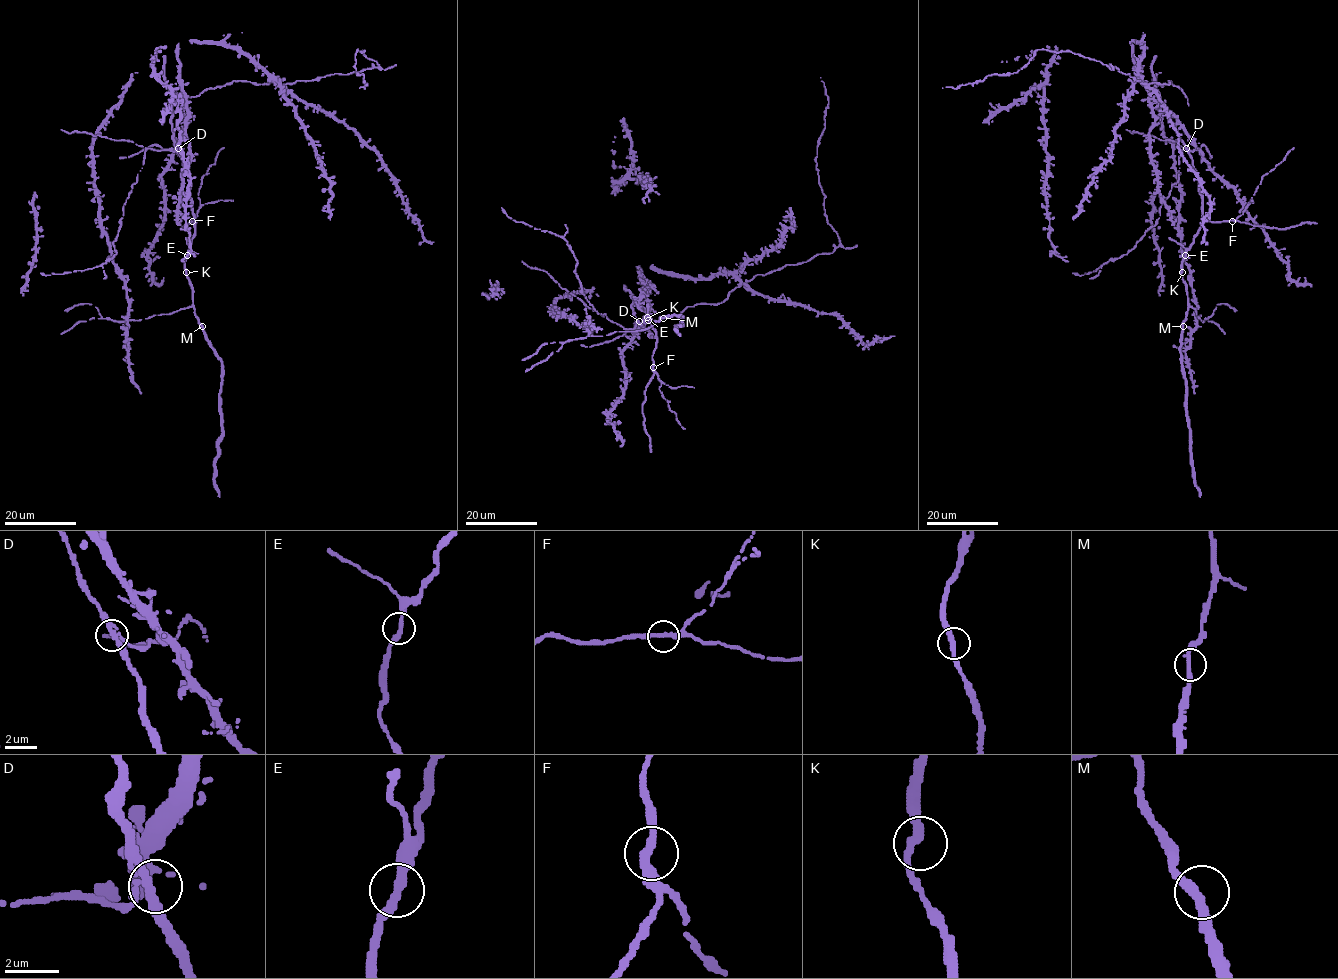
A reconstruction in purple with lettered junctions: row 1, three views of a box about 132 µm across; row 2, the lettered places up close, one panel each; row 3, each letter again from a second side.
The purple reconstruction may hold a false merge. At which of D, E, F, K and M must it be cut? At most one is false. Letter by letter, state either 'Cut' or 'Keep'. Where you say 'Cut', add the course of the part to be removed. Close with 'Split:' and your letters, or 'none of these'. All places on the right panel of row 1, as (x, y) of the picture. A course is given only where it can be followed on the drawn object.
D: Keep
E: Keep
F: Keep
K: Keep
M: Keep
Split: none of these

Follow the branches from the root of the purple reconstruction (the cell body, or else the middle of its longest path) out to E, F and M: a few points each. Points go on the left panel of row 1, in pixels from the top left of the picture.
E: (171, 151), (177, 149), (190, 180), (188, 196), (194, 219), (194, 236), (187, 255)
F: (171, 151), (177, 149), (190, 180), (188, 196), (195, 221), (192, 220)
M: (171, 151), (177, 149), (190, 180), (194, 236), (185, 270), (192, 285), (194, 313), (202, 326)

